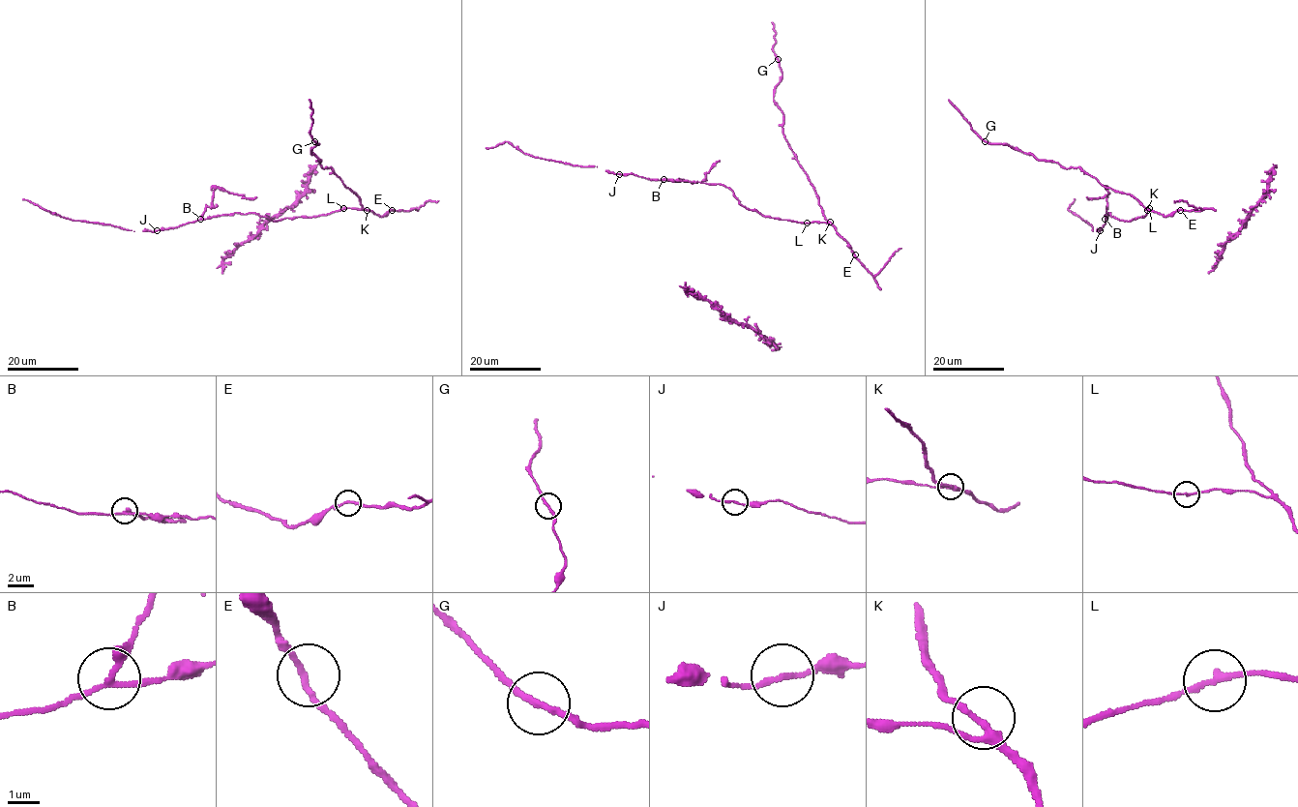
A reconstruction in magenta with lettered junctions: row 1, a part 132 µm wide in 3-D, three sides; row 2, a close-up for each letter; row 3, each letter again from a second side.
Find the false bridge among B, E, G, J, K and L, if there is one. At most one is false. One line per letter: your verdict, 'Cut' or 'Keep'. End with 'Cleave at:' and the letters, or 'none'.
B: Cut
E: Keep
G: Keep
J: Keep
K: Keep
L: Keep
Cleave at: B

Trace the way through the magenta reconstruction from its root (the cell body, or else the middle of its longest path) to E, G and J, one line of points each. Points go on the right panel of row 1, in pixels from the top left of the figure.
E: (1142, 217), (1148, 208), (1165, 216), (1180, 210)
G: (1142, 217), (1148, 208), (1130, 194), (1104, 187), (1079, 167), (1065, 168), (1008, 144), (985, 141)
J: (1142, 217), (1127, 222), (1107, 212), (1100, 230)

